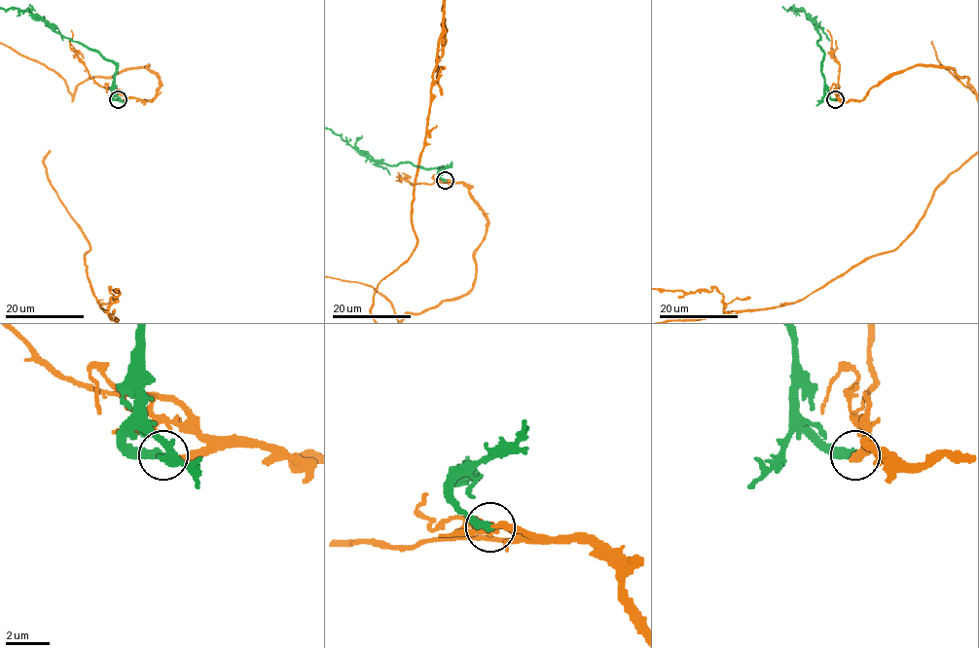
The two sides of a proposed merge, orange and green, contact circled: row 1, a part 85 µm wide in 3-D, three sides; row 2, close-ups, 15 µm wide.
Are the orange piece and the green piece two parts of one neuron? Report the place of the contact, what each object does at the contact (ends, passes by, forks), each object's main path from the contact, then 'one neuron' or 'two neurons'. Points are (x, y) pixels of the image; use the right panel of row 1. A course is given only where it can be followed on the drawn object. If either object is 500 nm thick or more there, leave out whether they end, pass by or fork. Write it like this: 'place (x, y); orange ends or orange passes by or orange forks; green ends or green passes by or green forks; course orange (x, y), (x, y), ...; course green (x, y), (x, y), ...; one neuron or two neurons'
place (835, 99); orange ends; green ends; two neurons

